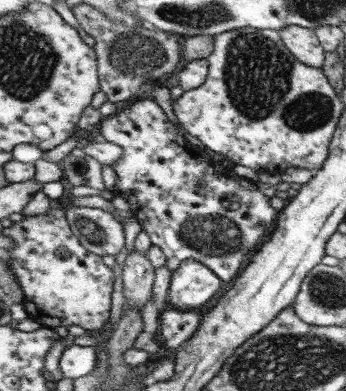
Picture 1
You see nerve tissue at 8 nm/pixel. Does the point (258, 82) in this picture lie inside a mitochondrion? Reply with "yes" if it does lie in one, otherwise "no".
yes

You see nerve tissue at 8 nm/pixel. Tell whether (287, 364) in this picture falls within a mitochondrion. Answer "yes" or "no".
yes

